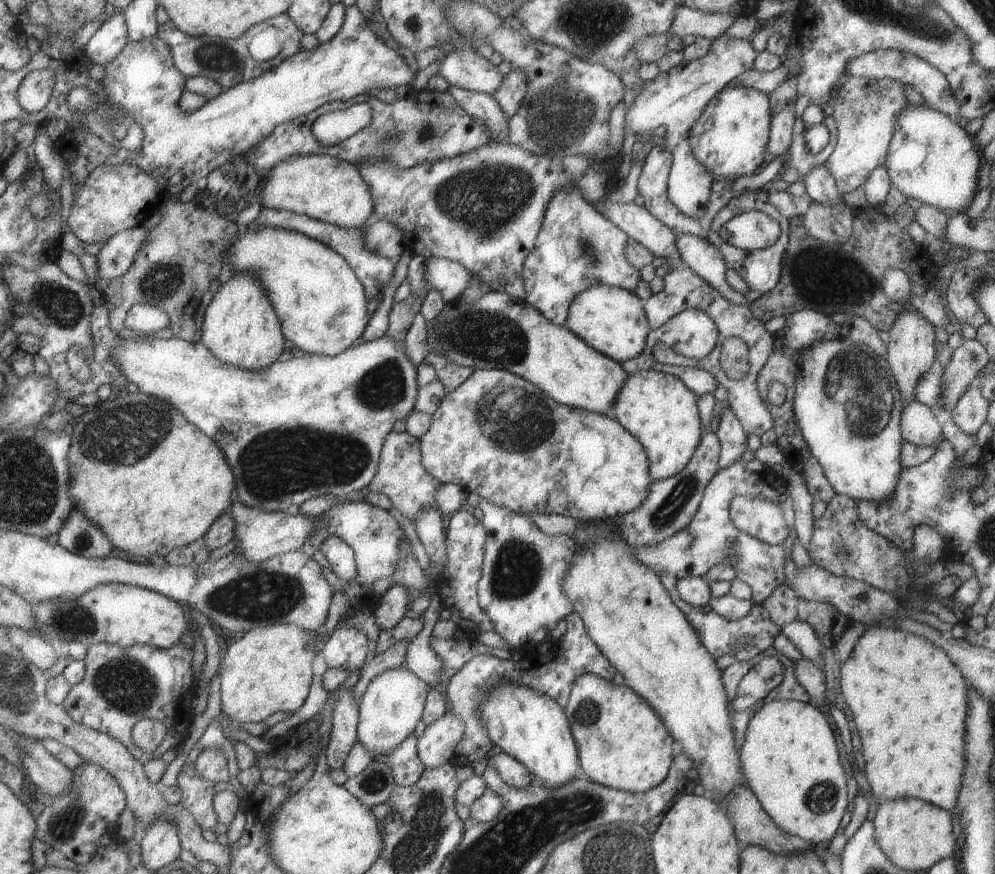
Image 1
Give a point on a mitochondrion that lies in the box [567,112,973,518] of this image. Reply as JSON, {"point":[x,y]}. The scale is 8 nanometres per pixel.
{"point":[859,389]}

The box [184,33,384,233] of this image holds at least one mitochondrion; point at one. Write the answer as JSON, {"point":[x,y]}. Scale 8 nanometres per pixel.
{"point":[214,56]}

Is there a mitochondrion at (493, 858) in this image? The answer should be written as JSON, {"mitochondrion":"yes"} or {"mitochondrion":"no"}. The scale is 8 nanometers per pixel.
{"mitochondrion":"yes"}

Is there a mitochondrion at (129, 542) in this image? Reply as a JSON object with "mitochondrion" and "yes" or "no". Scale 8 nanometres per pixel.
{"mitochondrion":"no"}

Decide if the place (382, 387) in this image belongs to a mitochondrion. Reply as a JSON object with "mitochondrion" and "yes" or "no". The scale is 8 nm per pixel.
{"mitochondrion":"yes"}

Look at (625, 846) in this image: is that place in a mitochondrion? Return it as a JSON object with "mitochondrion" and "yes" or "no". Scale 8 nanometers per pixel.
{"mitochondrion":"yes"}

